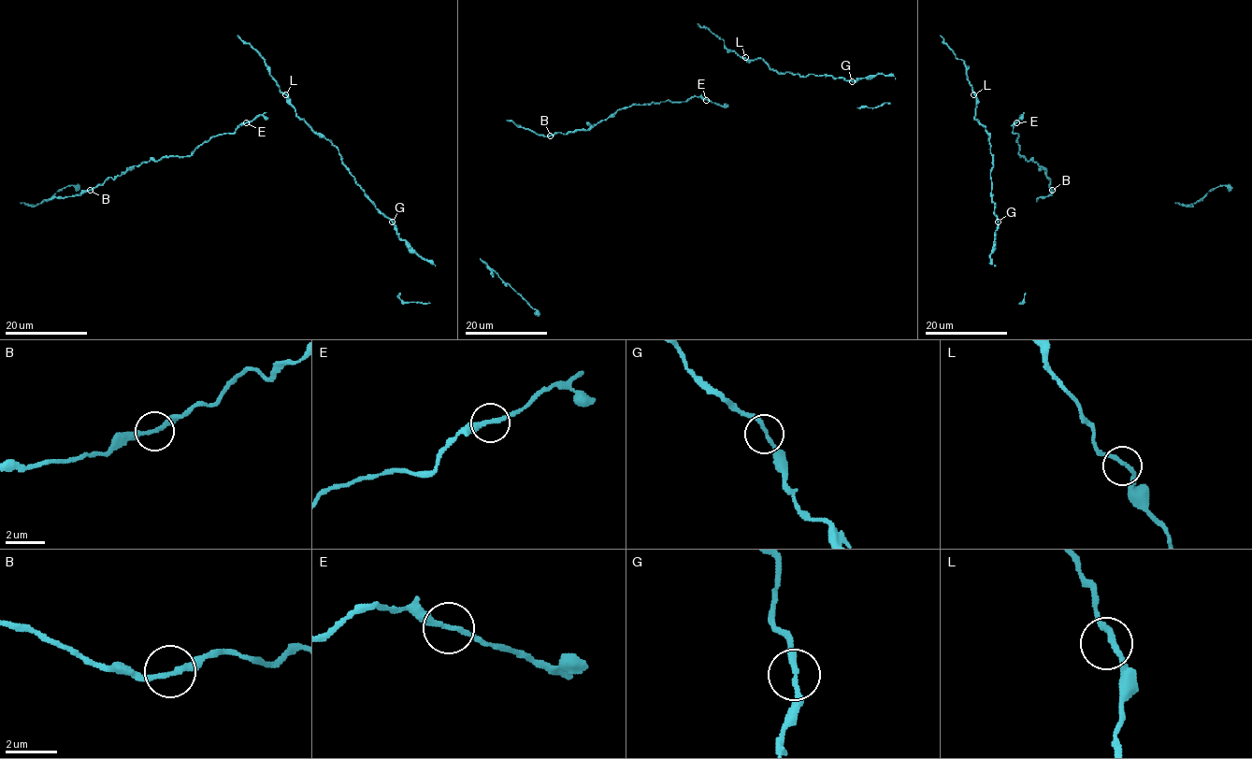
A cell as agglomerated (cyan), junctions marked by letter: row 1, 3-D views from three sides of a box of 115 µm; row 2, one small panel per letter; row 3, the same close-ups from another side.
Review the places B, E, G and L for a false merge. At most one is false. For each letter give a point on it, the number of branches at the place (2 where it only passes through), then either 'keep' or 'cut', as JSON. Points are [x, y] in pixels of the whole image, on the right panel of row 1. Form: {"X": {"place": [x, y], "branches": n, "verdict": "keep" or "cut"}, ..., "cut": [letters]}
{"B": {"place": [1052, 190], "branches": 2, "verdict": "keep"}, "E": {"place": [1016, 122], "branches": 2, "verdict": "keep"}, "G": {"place": [998, 221], "branches": 2, "verdict": "keep"}, "L": {"place": [973, 94], "branches": 2, "verdict": "keep"}, "cut": []}

